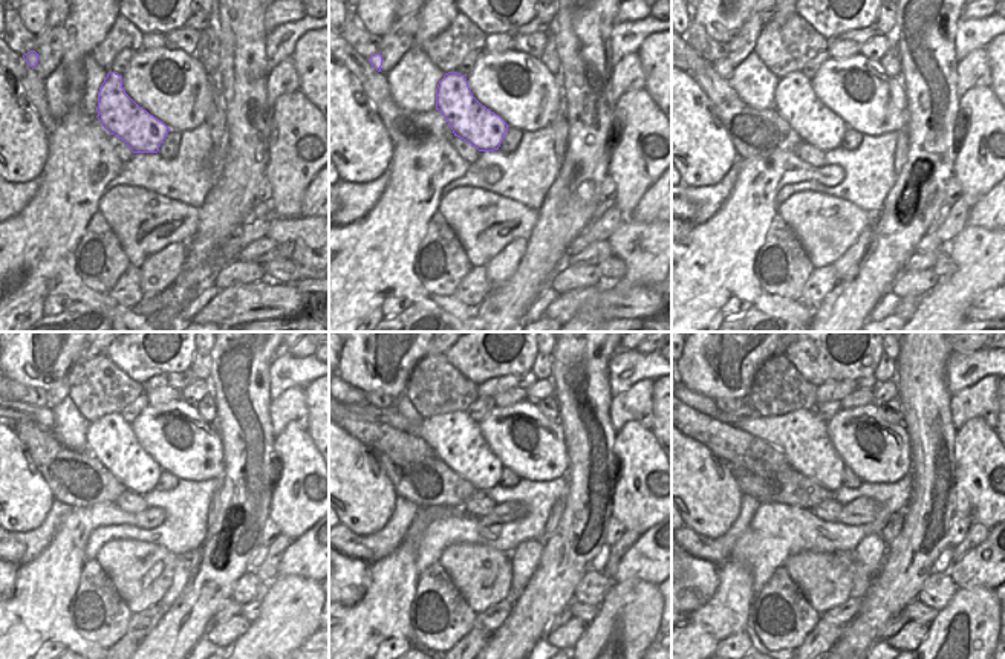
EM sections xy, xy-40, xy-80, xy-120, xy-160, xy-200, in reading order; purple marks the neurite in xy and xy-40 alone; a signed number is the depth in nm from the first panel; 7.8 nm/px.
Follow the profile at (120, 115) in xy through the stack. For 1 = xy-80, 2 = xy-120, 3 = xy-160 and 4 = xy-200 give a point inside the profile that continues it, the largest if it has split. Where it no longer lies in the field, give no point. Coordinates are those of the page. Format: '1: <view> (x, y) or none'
1: xy-80 (794, 100)
2: xy-120 (110, 439)
3: xy-160 (456, 439)
4: xy-200 (800, 436)

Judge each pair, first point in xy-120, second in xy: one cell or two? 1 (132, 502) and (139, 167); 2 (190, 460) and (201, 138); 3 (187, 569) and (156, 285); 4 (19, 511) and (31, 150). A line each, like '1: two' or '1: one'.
1: two
2: two
3: one
4: one

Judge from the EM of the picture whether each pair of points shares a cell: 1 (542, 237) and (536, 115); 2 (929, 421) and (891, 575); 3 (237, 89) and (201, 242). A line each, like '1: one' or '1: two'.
1: two
2: one
3: one

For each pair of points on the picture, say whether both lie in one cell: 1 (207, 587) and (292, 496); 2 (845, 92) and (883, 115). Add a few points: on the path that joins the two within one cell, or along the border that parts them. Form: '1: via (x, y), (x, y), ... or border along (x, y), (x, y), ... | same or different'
1: border along (274, 486), (268, 517) | different
2: via (854, 100), (874, 106) | same

